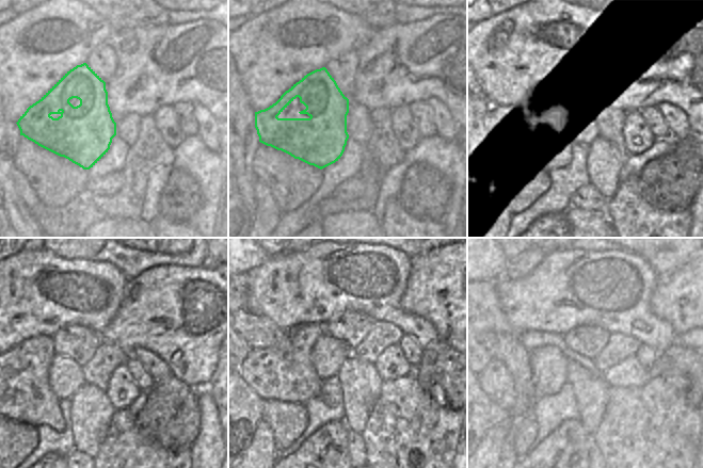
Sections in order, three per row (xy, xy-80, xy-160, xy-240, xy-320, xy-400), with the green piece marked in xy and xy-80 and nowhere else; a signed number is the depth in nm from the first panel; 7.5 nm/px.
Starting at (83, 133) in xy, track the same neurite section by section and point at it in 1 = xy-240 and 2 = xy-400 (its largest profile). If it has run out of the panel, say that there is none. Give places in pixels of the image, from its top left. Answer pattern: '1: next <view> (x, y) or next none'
1: next xy-240 (11, 370)
2: next xy-400 (494, 380)

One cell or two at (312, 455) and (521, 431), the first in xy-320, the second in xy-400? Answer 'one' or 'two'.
two

